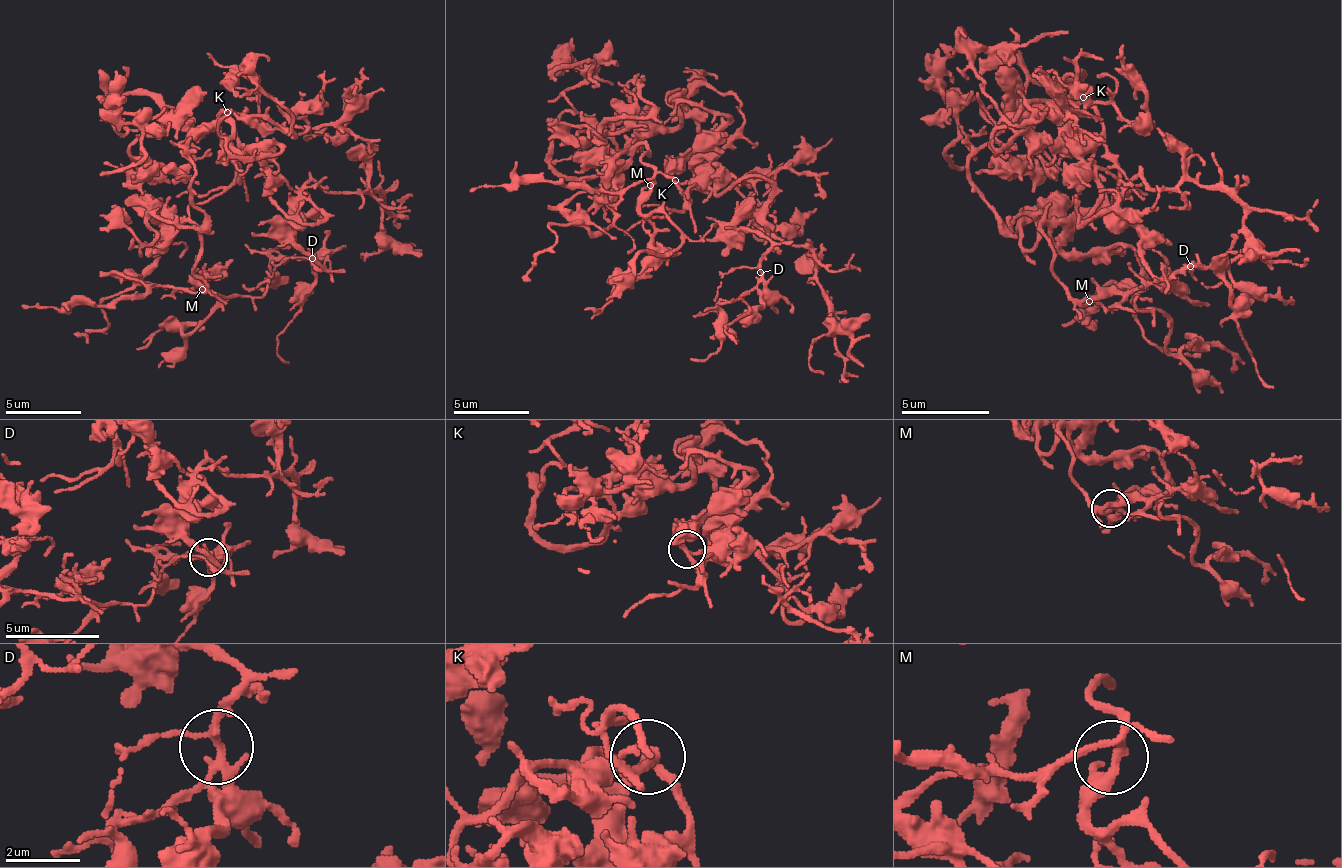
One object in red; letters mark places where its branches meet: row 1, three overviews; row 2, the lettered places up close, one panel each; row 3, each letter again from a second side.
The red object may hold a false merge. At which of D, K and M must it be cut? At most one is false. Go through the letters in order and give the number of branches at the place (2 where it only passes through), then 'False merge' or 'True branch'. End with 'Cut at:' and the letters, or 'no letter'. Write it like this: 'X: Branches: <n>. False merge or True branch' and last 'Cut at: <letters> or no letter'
D: Branches: 4. True branch
K: Branches: 4. True branch
M: Branches: 4. True branch
Cut at: no letter

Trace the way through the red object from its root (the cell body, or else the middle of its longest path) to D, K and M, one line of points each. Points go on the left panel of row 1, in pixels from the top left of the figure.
D: (228, 144), (278, 148), (240, 151), (221, 121), (289, 216), (323, 216), (289, 224), (323, 270), (312, 258)
K: (228, 144), (236, 155), (278, 151), (274, 144), (251, 144), (240, 151), (221, 129), (228, 113)
M: (228, 144), (213, 121), (182, 151), (198, 228), (152, 212), (198, 231), (202, 289)

